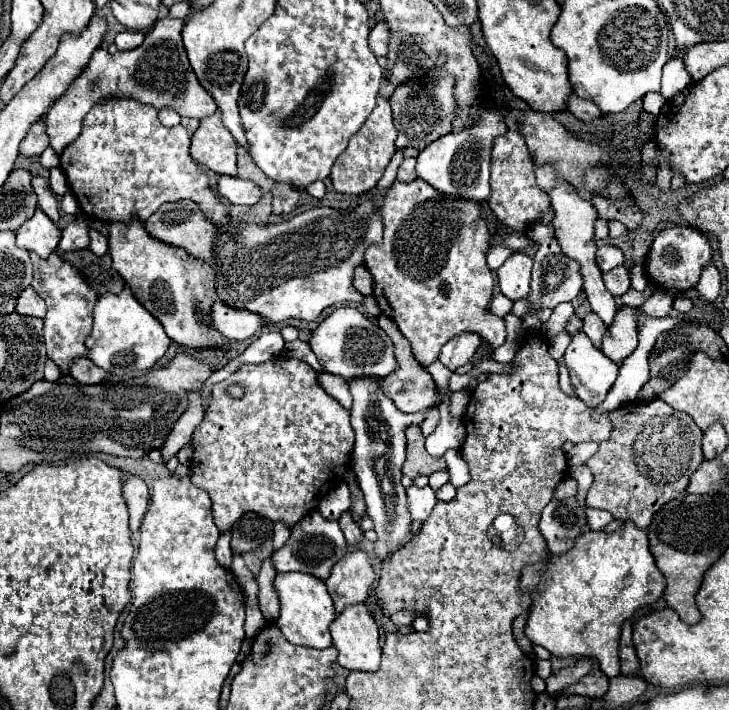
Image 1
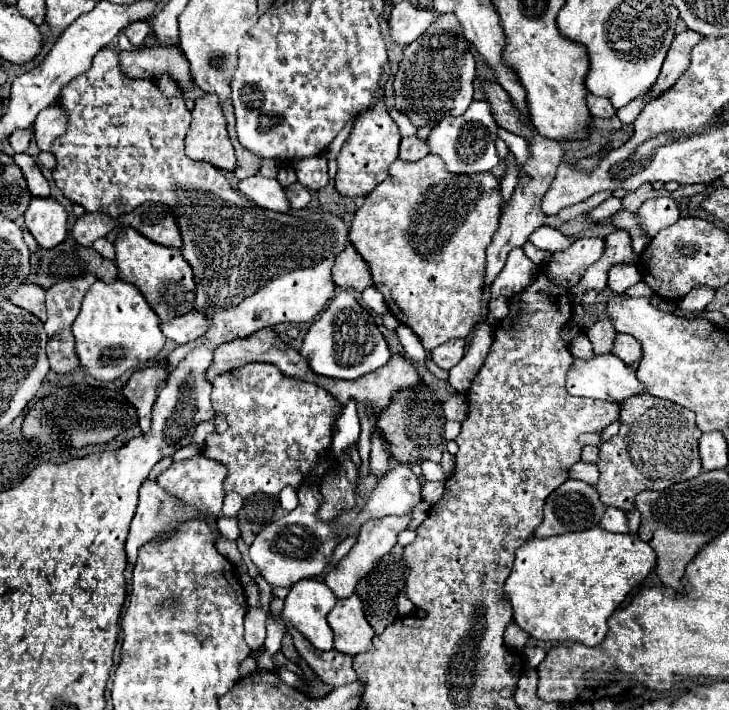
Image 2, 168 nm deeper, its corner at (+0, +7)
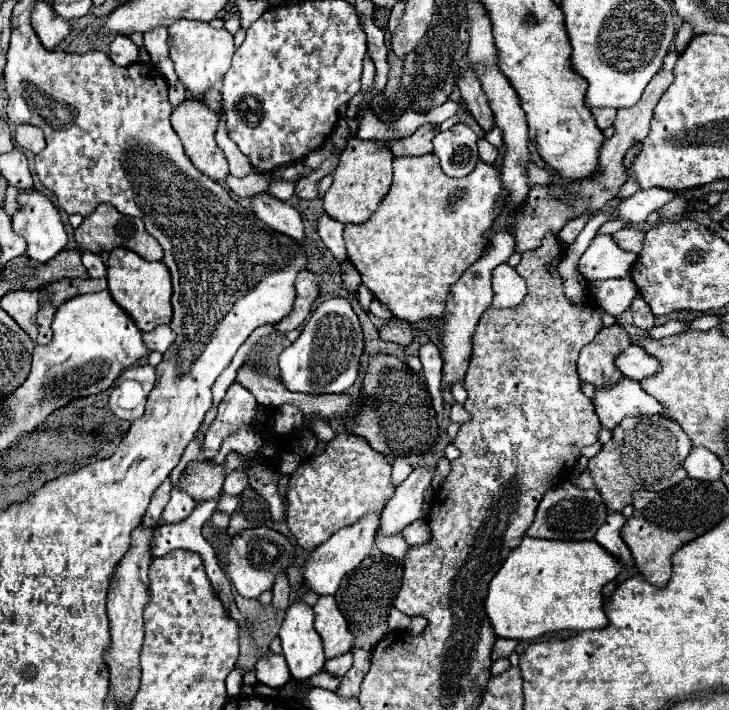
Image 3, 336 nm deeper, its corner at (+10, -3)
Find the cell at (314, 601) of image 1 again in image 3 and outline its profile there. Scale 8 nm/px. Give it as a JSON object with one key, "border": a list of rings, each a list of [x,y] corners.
{"border":[[[300,600],[290,604],[280,638],[284,648],[292,648],[296,644],[296,654],[284,654],[294,680],[306,680],[322,670],[324,652],[322,640],[312,626],[312,606],[306,606],[306,602]]]}

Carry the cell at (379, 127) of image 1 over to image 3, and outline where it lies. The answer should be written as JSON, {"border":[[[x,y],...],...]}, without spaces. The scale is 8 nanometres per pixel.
{"border":[[[356,136],[350,138],[348,146],[340,154],[340,162],[334,170],[334,182],[332,182],[330,190],[326,192],[326,196],[322,198],[326,214],[344,224],[366,222],[390,188],[392,160],[394,160],[394,154],[378,152],[378,148],[374,148],[374,140],[360,140]]]}

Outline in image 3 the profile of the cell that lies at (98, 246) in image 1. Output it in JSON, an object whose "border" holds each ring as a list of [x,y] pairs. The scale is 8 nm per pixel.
{"border":[[[84,252],[82,254],[82,264],[88,270],[90,278],[104,278],[106,276],[106,266],[102,262],[102,258],[94,252]]]}

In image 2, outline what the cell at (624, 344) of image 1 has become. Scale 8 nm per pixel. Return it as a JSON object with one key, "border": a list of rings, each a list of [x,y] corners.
{"border":[[[618,334],[612,354],[616,354],[622,362],[626,362],[630,366],[634,362],[640,362],[642,348],[640,348],[640,342],[636,338],[632,338],[630,334]]]}

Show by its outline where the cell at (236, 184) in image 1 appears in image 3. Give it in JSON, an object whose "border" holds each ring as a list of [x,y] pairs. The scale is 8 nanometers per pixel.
{"border":[[[264,192],[264,194],[254,194],[250,196],[250,204],[254,214],[266,222],[270,228],[274,228],[280,234],[286,234],[298,242],[304,242],[304,226],[300,214],[286,204],[284,200],[278,200],[276,196]]]}

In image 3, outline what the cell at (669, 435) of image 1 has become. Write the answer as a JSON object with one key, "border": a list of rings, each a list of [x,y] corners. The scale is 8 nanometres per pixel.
{"border":[[[632,416],[624,418],[616,428],[614,436],[602,450],[588,460],[588,472],[602,496],[608,512],[622,512],[630,502],[630,494],[636,490],[666,490],[682,482],[688,474],[684,460],[690,454],[692,442],[682,428],[666,416]]]}

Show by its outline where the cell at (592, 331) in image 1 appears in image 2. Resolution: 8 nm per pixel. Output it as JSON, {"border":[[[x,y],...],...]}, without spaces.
{"border":[[[600,320],[600,322],[594,324],[594,328],[588,330],[586,336],[590,338],[590,342],[594,346],[594,352],[602,356],[602,354],[610,354],[612,352],[612,344],[616,340],[616,334],[618,332],[614,330],[610,320]]]}

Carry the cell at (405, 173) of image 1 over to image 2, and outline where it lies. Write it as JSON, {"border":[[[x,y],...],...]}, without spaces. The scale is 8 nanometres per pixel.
{"border":[[[410,136],[410,138],[402,138],[400,144],[400,158],[402,160],[420,160],[430,152],[428,142],[420,140],[418,136]]]}

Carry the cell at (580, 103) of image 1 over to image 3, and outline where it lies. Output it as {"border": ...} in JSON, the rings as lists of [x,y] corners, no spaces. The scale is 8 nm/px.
{"border":[[[592,108],[590,112],[592,112],[592,116],[594,116],[594,120],[596,120],[600,130],[606,130],[608,126],[614,124],[614,118],[616,118],[616,110],[614,108]]]}

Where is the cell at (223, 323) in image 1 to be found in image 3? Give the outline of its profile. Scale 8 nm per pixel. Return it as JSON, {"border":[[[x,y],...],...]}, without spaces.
{"border":[[[158,326],[150,332],[144,332],[144,344],[150,350],[158,350],[162,354],[170,348],[170,344],[174,344],[174,340],[176,340],[176,336],[170,326]]]}

